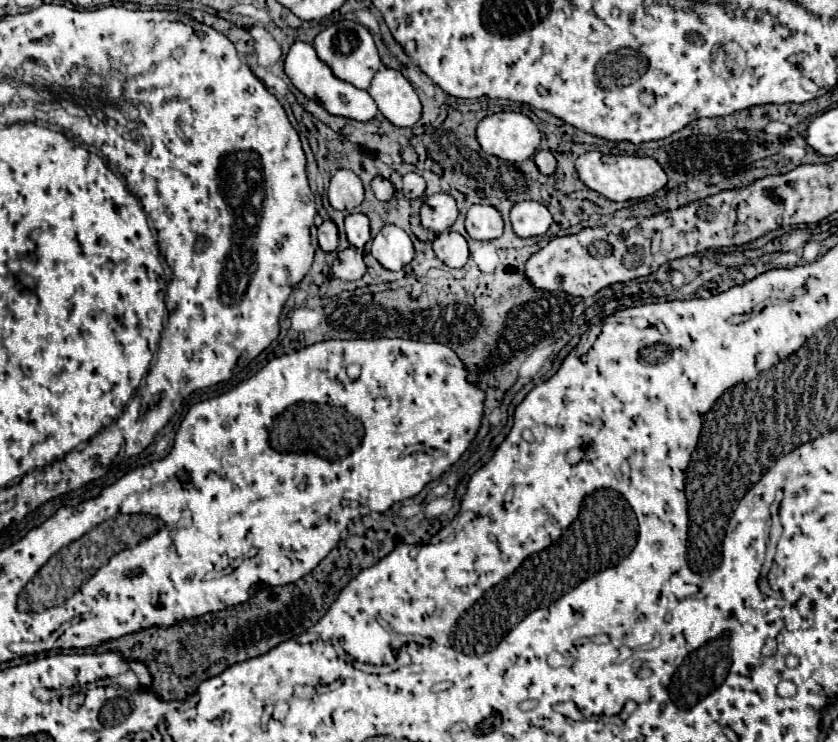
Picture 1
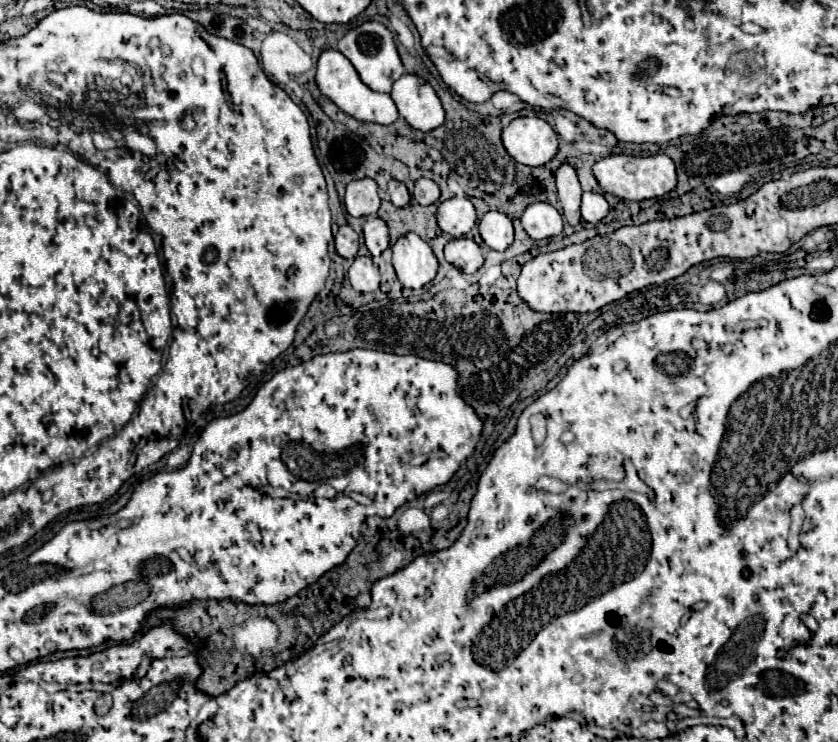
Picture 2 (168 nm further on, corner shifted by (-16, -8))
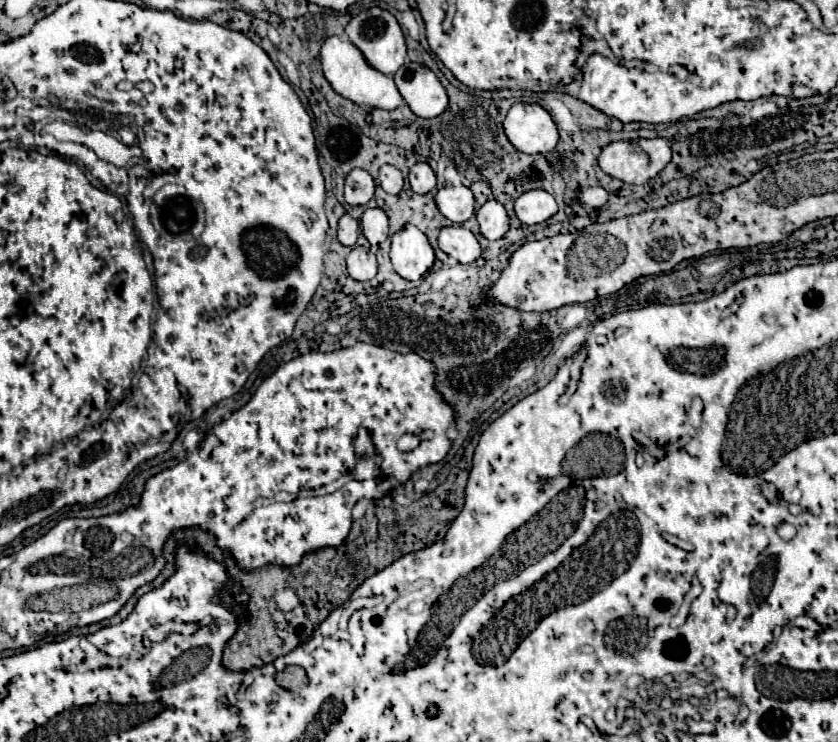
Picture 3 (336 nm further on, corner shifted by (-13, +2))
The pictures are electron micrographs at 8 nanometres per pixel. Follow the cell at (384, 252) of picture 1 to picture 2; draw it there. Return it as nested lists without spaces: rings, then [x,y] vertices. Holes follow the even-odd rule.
[[[416,233],[402,235],[394,247],[394,269],[398,281],[408,289],[422,289],[430,283],[438,271],[438,259],[432,253],[432,247],[420,239]]]

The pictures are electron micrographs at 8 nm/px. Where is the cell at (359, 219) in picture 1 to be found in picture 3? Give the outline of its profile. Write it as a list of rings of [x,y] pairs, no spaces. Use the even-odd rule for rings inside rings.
[[[367,209],[361,217],[361,229],[363,235],[371,245],[383,243],[389,235],[389,225],[387,225],[387,215],[381,209]]]

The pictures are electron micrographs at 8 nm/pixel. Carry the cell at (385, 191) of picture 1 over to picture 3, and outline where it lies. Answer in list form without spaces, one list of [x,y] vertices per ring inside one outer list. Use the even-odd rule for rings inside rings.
[[[383,165],[379,169],[379,183],[381,187],[391,193],[391,195],[397,195],[401,189],[403,189],[403,175],[397,167],[393,165]]]

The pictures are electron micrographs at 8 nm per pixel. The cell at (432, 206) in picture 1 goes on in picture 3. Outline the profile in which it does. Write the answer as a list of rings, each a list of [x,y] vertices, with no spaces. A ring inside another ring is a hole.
[[[449,185],[449,187],[439,189],[435,203],[437,203],[439,211],[451,223],[457,223],[457,225],[467,221],[475,213],[473,193],[465,185]]]

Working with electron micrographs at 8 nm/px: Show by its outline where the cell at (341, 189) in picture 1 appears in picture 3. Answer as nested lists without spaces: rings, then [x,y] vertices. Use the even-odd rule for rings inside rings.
[[[353,169],[345,177],[345,201],[349,205],[367,205],[375,195],[375,181],[365,169]]]

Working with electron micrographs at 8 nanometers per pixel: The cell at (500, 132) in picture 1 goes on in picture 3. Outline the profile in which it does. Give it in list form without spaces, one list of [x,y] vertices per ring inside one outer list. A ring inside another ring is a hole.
[[[515,103],[503,121],[503,129],[511,145],[521,153],[547,153],[559,141],[551,115],[535,103]]]

